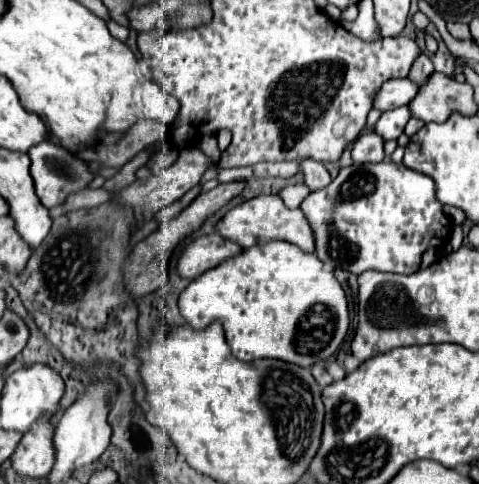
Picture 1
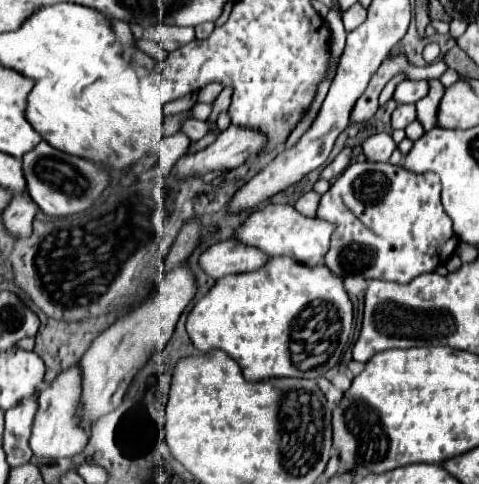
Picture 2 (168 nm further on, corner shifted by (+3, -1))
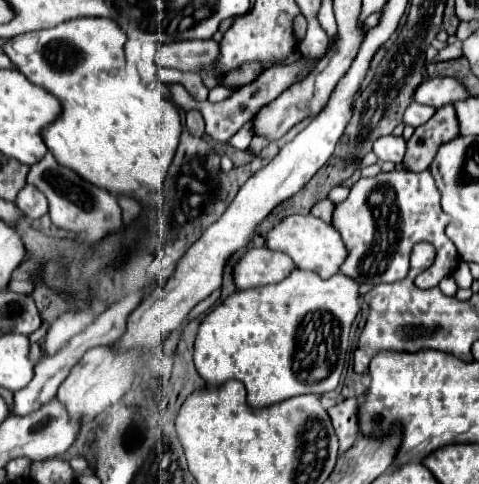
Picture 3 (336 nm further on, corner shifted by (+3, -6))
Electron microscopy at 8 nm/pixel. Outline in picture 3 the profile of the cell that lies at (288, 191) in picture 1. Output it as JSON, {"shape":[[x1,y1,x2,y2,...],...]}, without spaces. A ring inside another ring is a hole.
{"shape":[[322,199,322,201,318,201,318,203,312,207,310,213,312,213,314,217,330,223,330,219,332,219,332,207,334,207,334,203,332,203,330,199]]}

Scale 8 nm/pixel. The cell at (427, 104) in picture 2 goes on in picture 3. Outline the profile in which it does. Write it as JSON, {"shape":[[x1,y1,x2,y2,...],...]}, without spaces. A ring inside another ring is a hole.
{"shape":[[446,105,436,109,436,113,420,127,416,127,414,135,408,141,404,165,408,171,424,171,430,167,438,143,446,143,458,135,458,121,454,113,454,105]]}

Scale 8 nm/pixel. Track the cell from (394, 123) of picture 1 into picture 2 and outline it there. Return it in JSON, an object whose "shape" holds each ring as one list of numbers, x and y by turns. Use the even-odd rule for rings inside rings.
{"shape":[[398,104,392,114,392,128,406,128,410,122,416,120,416,106,414,104]]}

